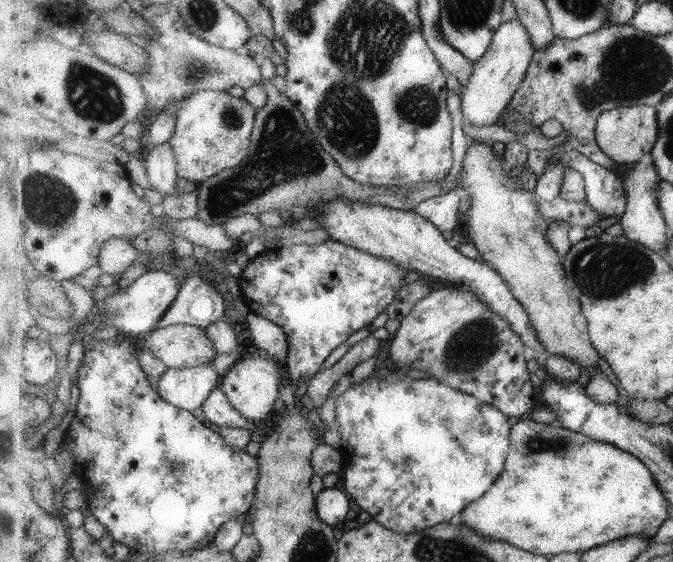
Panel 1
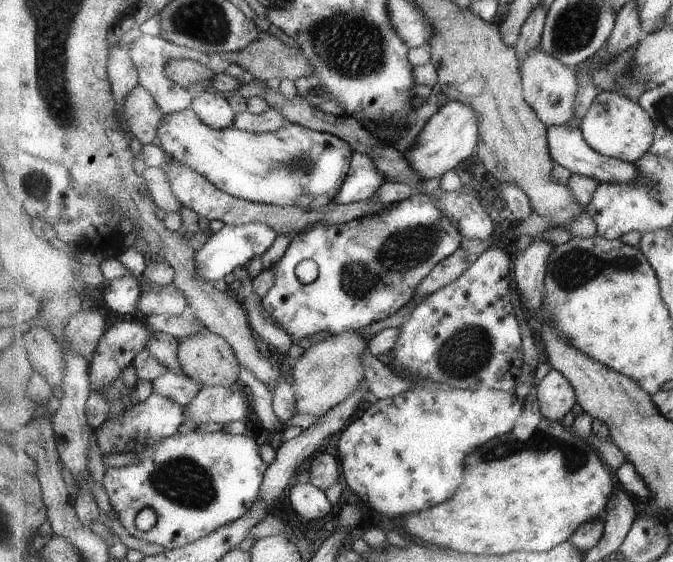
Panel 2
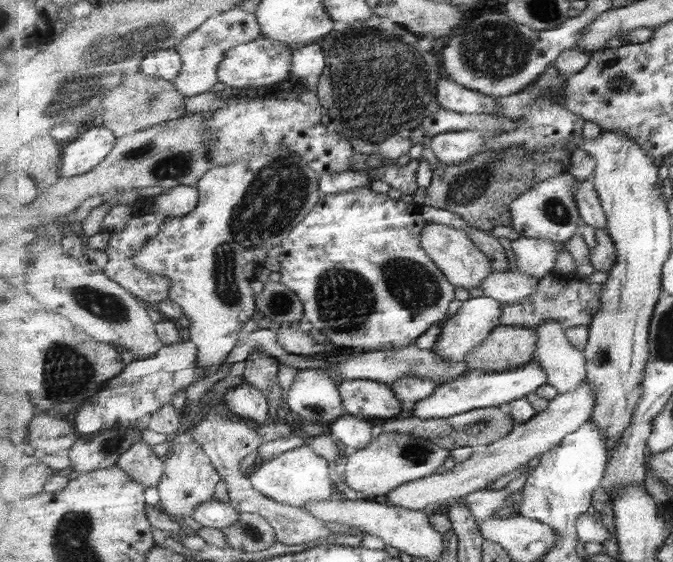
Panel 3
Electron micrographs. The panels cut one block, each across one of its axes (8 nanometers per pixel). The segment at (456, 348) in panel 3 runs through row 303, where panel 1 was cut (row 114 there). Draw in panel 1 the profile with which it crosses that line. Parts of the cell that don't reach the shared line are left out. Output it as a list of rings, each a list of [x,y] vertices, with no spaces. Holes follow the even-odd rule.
[[[519,18],[504,22],[494,31],[494,39],[487,54],[474,63],[471,82],[461,88],[462,118],[474,126],[499,124],[514,100],[515,93],[526,79],[535,51],[530,32],[527,32],[526,24]]]

